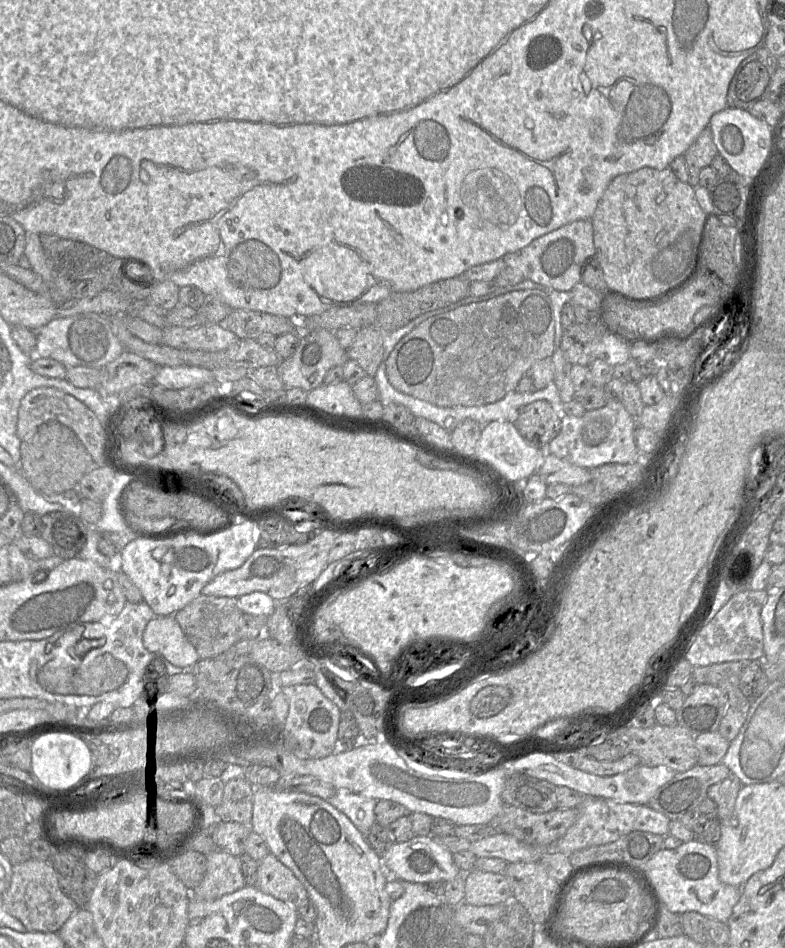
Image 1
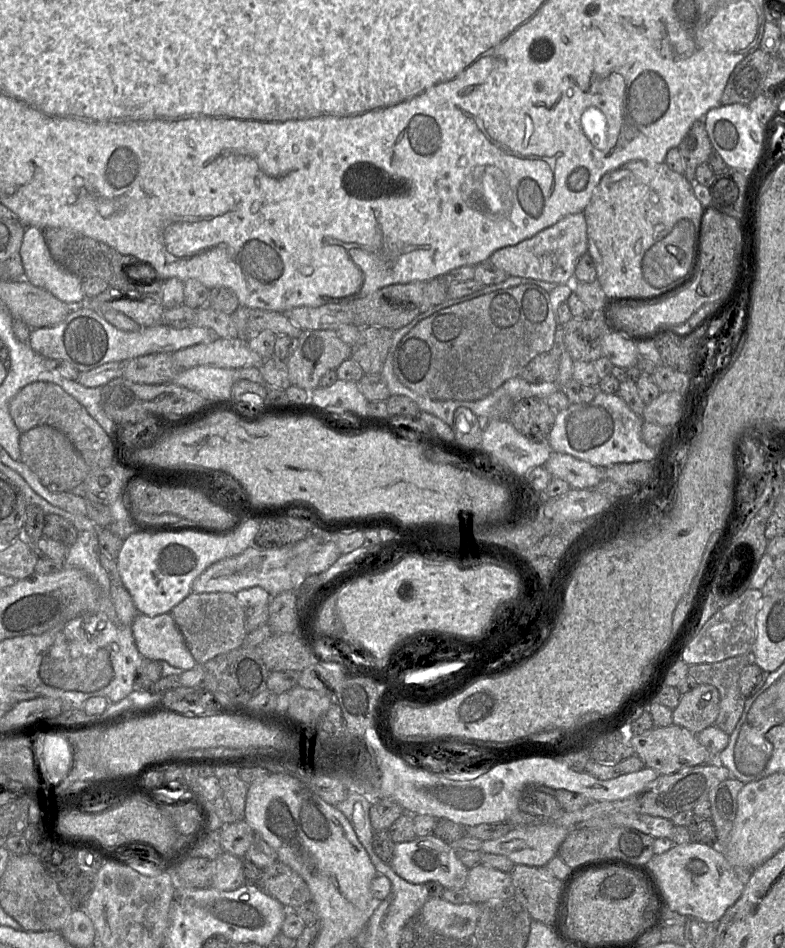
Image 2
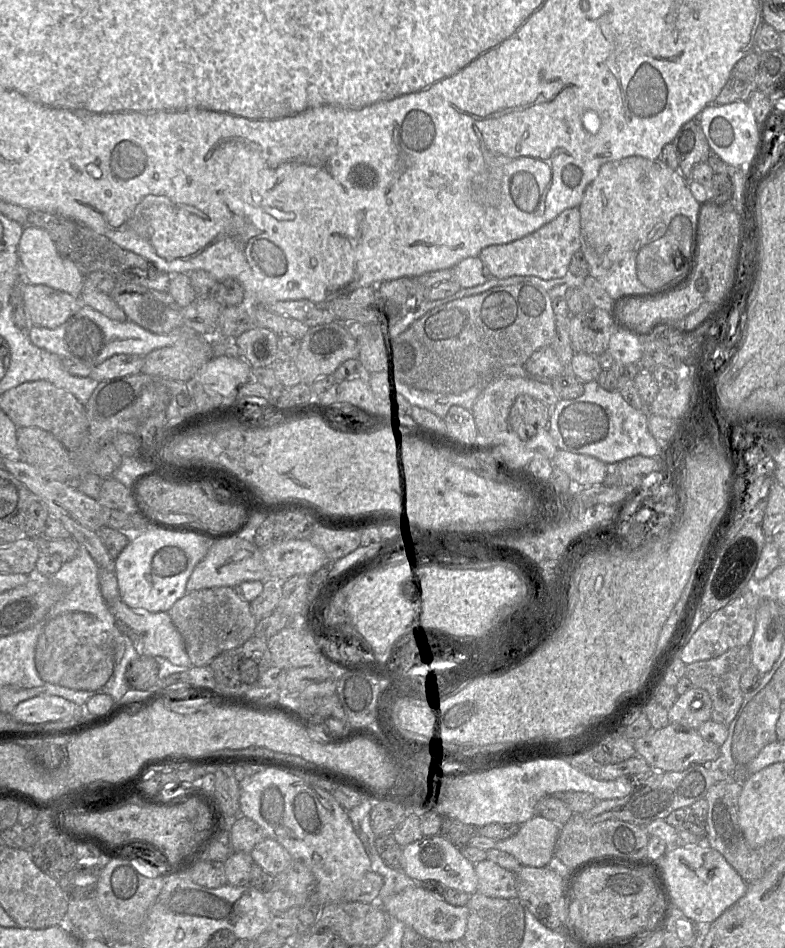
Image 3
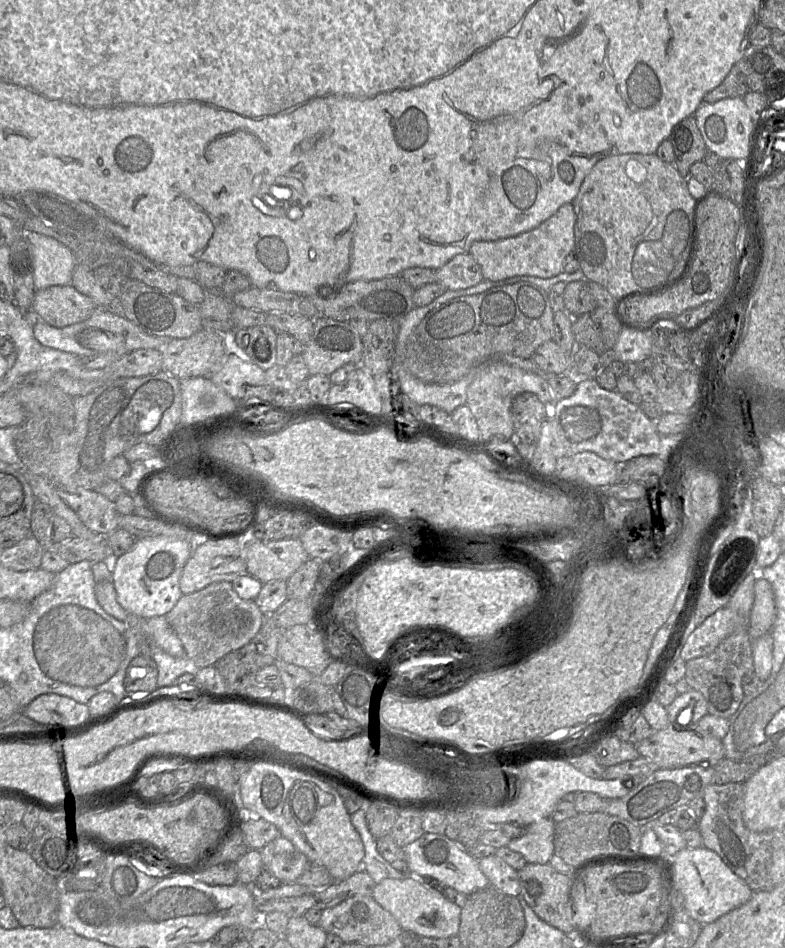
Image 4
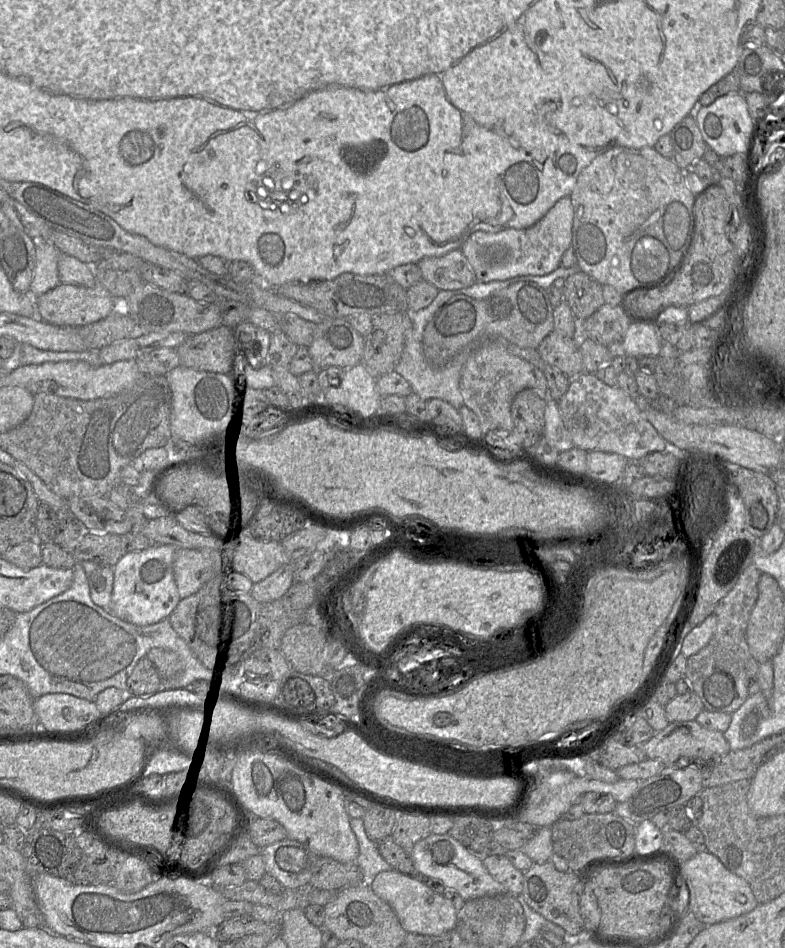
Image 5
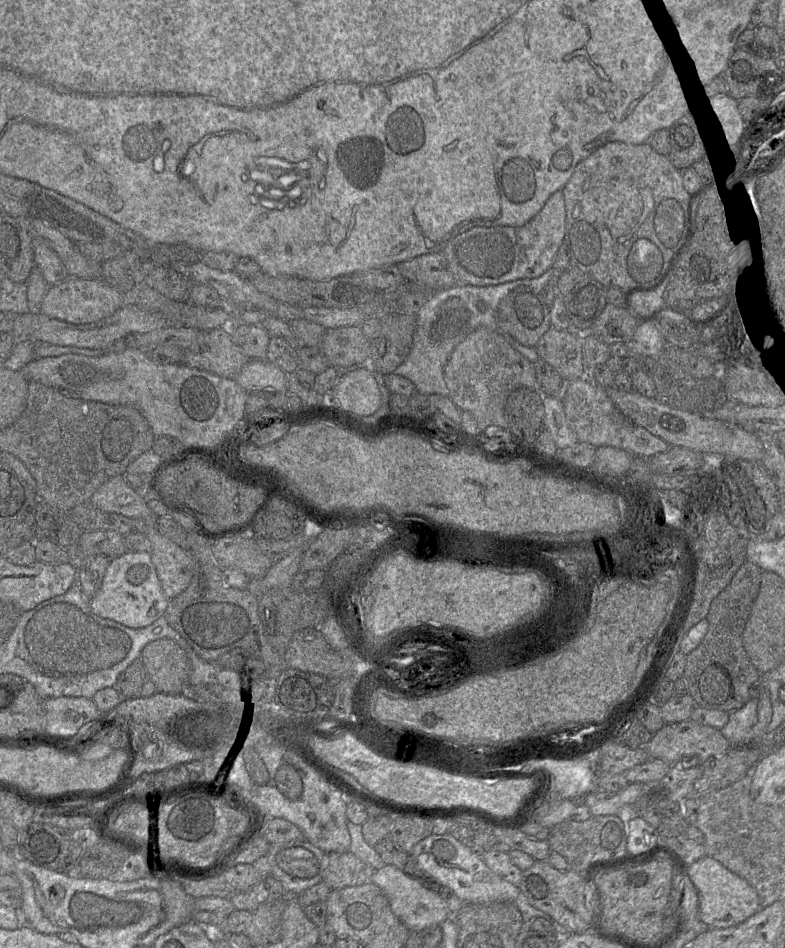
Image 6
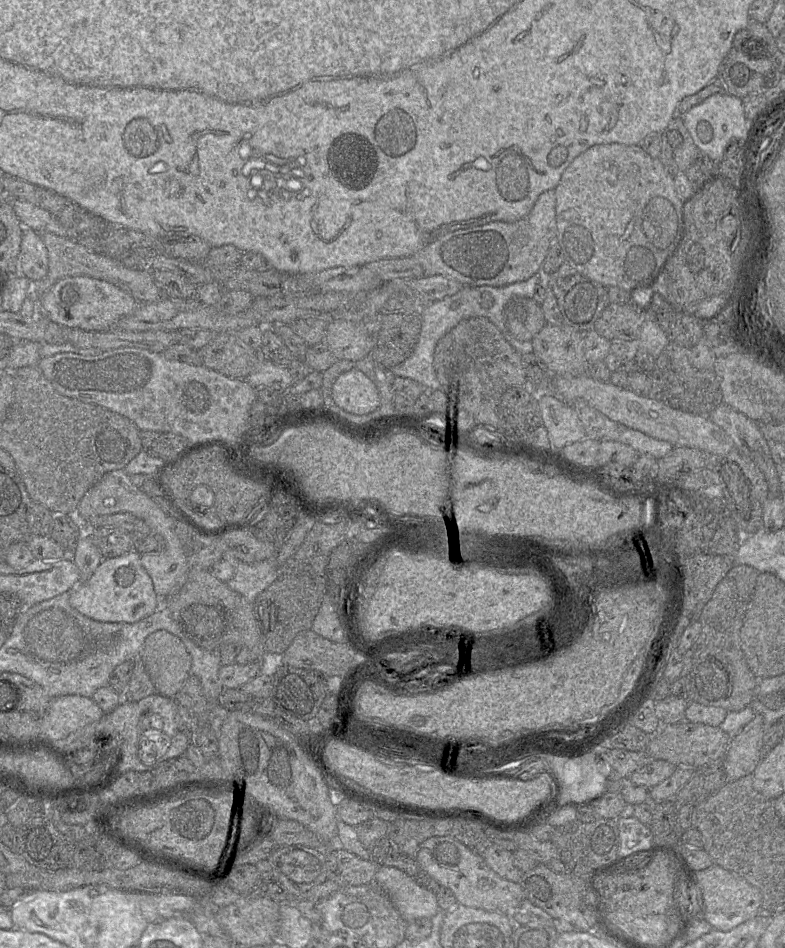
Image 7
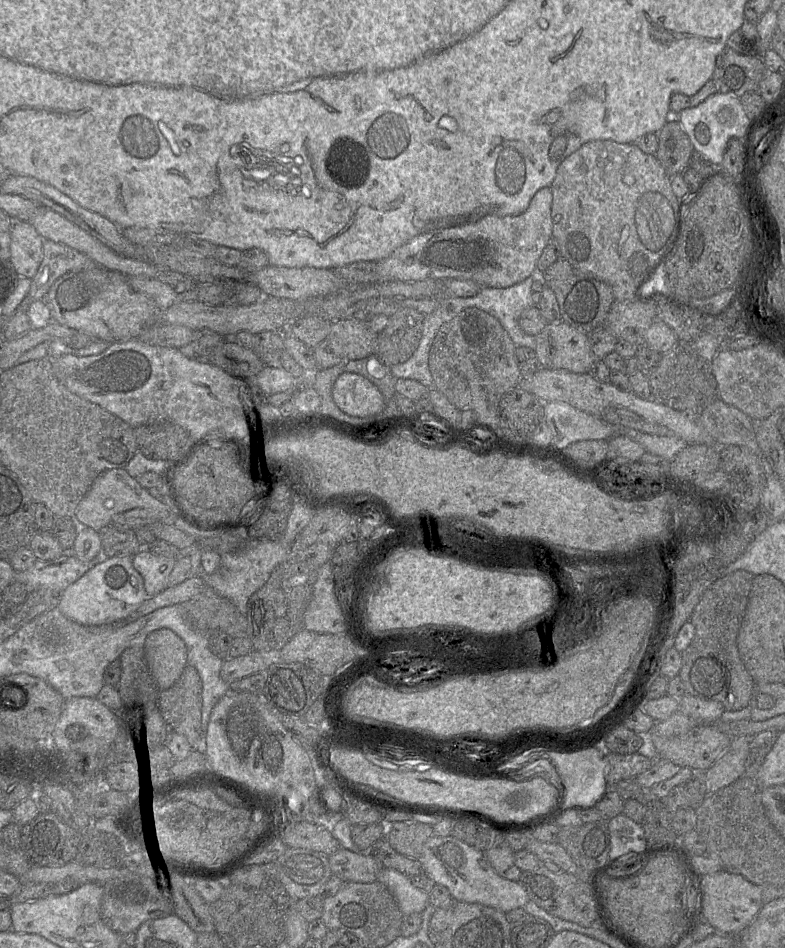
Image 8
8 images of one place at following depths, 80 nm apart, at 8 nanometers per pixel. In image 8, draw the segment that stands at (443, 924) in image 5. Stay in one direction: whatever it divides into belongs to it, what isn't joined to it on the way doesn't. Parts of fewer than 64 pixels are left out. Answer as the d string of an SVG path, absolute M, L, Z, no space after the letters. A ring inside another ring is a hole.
M382 868L377 881L392 893L404 915L421 915L429 905L429 893L415 887L410 877L395 869Z

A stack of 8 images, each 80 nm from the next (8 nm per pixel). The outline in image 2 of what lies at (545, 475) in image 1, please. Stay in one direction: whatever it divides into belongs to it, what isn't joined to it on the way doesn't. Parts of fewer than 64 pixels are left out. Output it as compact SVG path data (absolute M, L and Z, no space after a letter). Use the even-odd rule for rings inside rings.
M552 452L544 467L552 477L566 481L572 489L594 488L604 479L604 469L571 455Z

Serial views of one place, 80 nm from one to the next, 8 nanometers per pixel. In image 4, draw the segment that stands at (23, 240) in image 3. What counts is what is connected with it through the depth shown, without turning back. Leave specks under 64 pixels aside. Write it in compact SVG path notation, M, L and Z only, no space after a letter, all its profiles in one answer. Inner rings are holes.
M25 232L33 254L33 281L36 290L70 286L77 261L71 250L52 237Z

